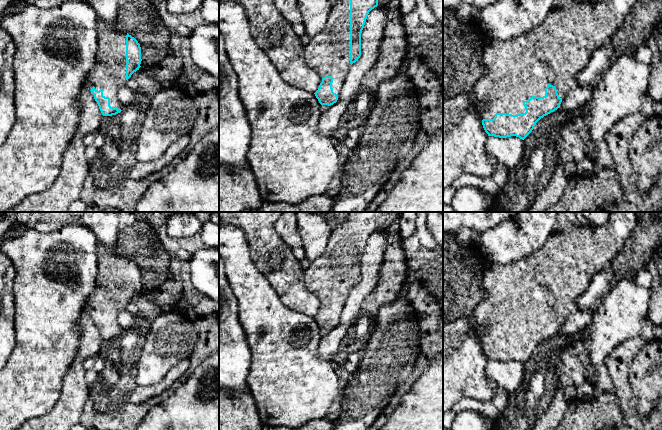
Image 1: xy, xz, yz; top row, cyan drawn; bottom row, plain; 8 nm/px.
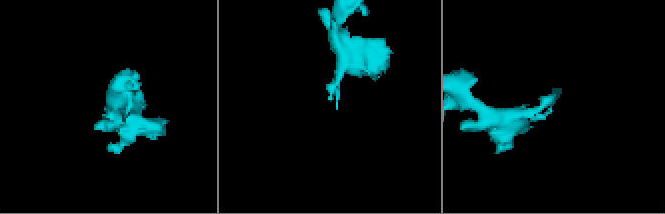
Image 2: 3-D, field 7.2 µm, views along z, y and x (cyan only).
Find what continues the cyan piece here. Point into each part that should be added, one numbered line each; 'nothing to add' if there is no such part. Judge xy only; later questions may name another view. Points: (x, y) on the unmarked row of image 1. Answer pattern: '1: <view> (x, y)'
1: xy (109, 296)

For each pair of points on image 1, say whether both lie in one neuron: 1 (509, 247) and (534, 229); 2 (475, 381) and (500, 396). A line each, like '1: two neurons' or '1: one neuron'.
1: one neuron
2: two neurons

